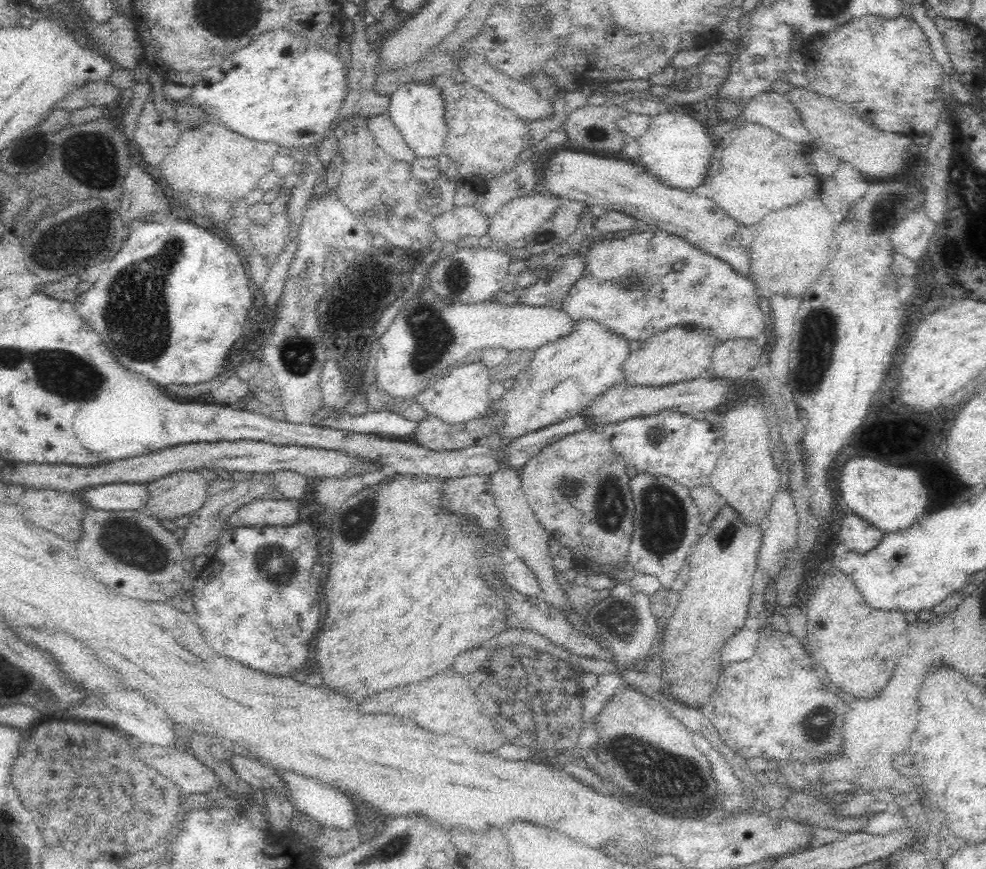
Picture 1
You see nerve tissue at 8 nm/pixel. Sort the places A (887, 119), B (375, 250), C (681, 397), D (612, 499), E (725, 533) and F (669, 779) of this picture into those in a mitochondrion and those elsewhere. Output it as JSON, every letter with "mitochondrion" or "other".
{"A":"other","B":"other","C":"other","D":"mitochondrion","E":"mitochondrion","F":"mitochondrion"}

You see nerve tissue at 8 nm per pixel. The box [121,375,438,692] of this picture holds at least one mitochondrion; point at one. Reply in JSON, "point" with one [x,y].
{"point":[271,560]}

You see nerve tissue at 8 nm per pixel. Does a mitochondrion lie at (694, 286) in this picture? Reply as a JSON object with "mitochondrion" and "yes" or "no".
{"mitochondrion":"yes"}

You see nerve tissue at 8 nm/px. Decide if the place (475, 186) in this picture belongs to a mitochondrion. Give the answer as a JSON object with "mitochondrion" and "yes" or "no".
{"mitochondrion":"no"}

